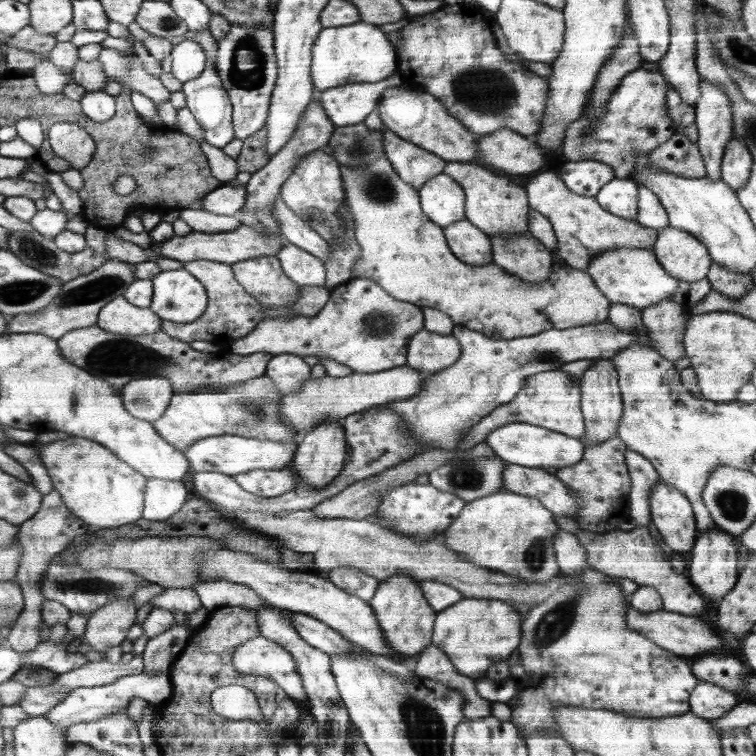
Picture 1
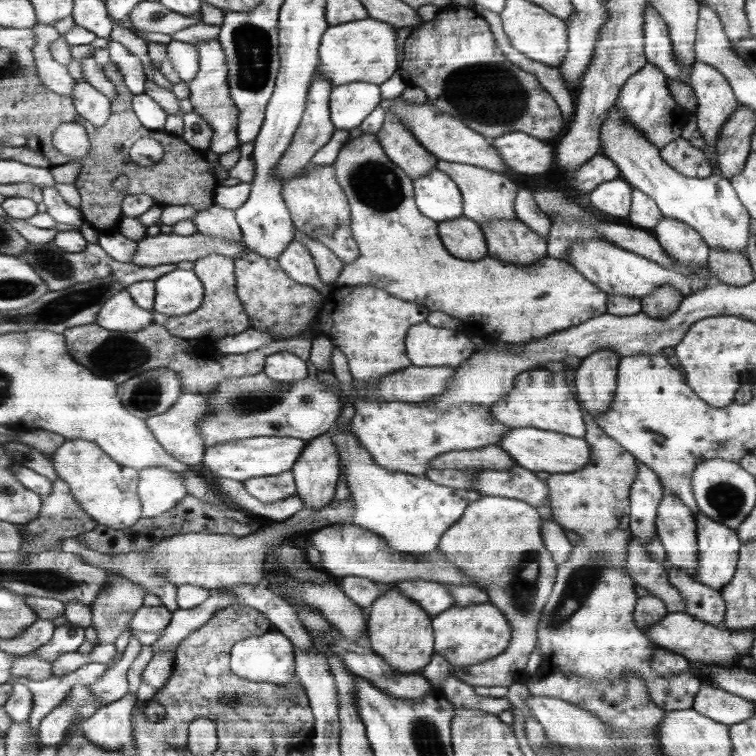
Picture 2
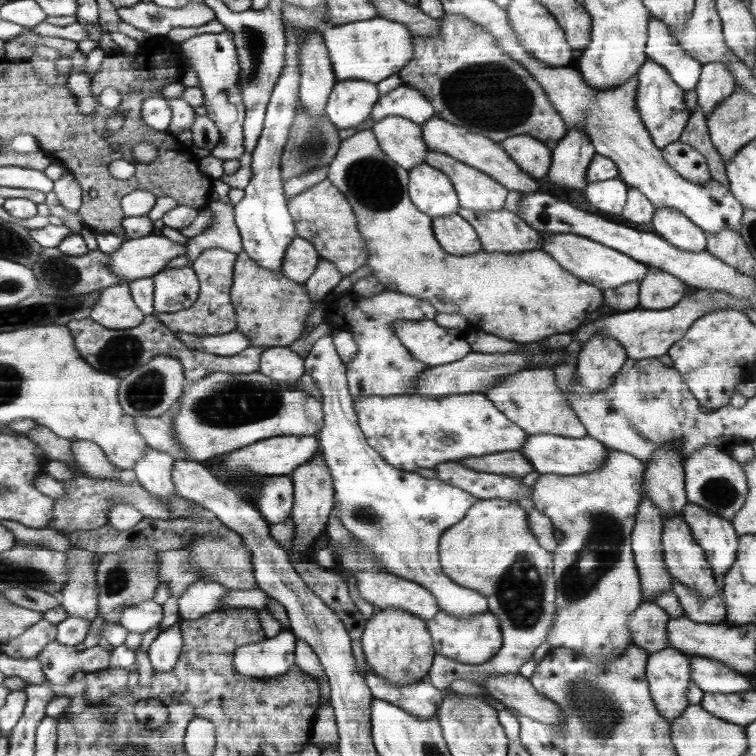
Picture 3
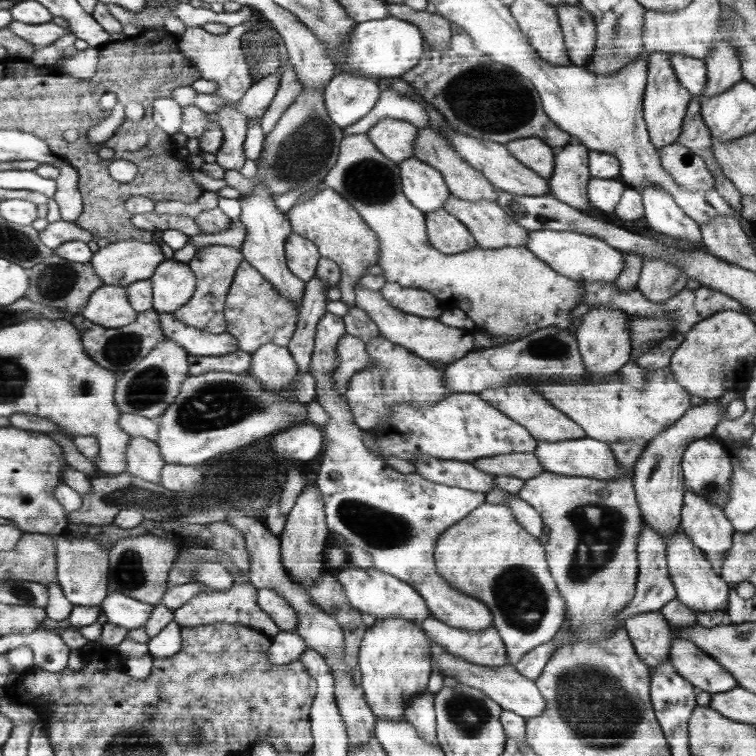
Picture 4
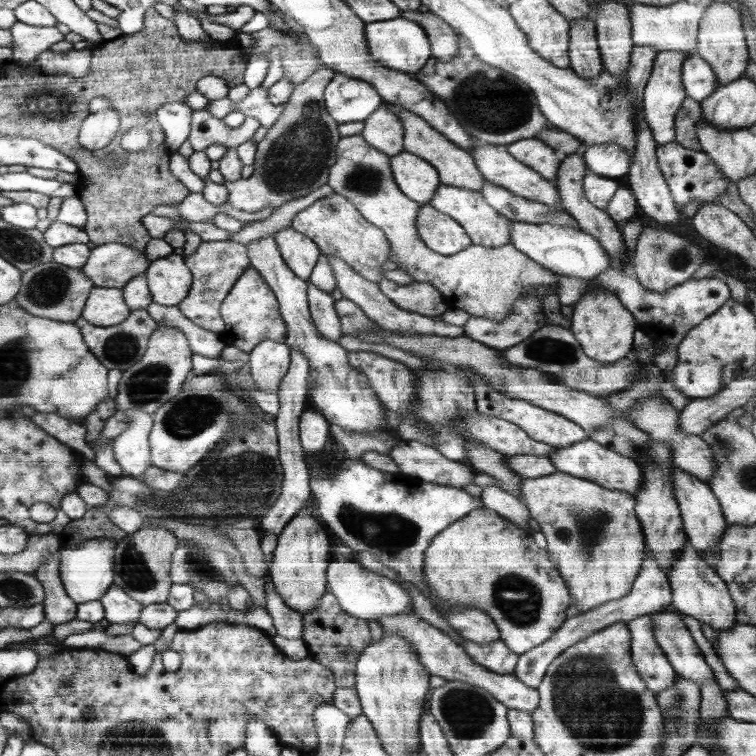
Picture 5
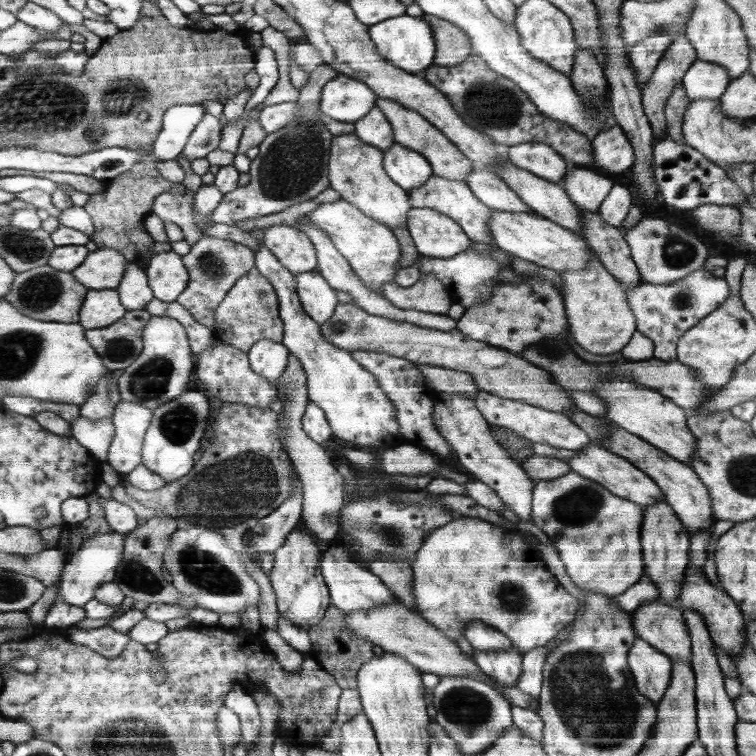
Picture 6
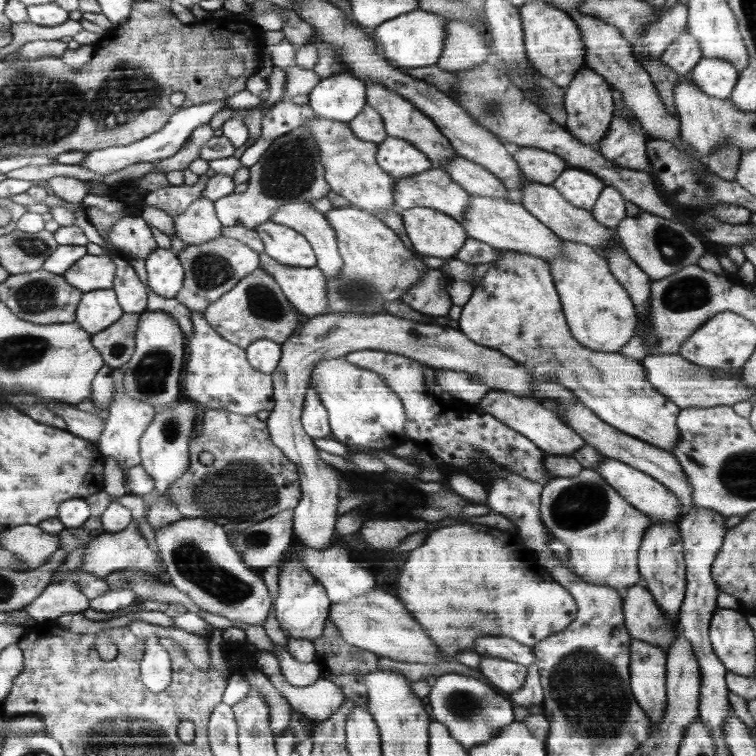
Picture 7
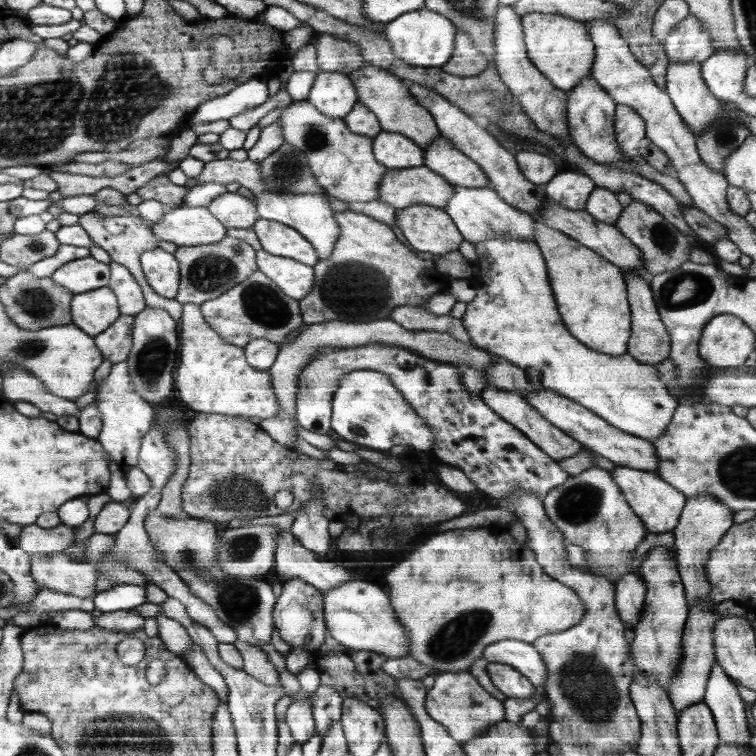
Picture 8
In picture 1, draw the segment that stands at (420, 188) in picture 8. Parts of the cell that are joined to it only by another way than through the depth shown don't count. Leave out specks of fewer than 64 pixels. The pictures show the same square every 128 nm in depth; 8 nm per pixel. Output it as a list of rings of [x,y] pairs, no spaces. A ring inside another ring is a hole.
[[[532,233],[526,236],[493,236],[493,263],[530,283],[551,280],[553,253]]]

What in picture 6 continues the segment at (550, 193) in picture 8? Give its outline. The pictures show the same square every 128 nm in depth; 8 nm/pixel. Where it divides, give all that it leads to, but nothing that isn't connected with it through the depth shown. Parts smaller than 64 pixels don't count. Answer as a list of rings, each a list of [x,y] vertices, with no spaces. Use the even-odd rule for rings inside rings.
[[[579,167],[568,171],[561,182],[573,203],[581,209],[598,212],[601,204],[609,196],[615,178],[589,167]]]

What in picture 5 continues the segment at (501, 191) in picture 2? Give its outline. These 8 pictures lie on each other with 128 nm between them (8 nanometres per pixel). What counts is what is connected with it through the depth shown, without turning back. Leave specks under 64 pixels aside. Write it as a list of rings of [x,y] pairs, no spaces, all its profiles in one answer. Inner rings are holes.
[[[398,109],[393,112],[400,117],[406,128],[404,147],[405,150],[414,153],[429,161],[434,168],[440,173],[441,184],[455,186],[466,190],[480,191],[485,186],[486,180],[471,152],[466,151],[461,146],[454,144],[445,134],[438,132],[433,125],[417,113],[409,110]]]

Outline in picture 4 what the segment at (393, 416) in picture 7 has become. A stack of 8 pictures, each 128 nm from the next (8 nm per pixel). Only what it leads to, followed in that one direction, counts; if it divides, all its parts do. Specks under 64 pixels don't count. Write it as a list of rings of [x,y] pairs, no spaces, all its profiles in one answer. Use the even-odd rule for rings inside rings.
[[[259,183],[258,187],[251,192],[250,196],[246,196],[239,200],[241,208],[240,220],[245,224],[246,237],[241,247],[246,262],[256,268],[262,276],[268,278],[272,284],[281,292],[282,297],[290,298],[290,301],[298,302],[298,310],[300,314],[300,305],[305,297],[305,287],[308,285],[302,281],[300,277],[294,276],[288,268],[288,258],[285,257],[285,246],[290,236],[293,235],[293,228],[290,224],[286,213],[282,213],[276,209],[274,205],[273,193],[265,184]]]

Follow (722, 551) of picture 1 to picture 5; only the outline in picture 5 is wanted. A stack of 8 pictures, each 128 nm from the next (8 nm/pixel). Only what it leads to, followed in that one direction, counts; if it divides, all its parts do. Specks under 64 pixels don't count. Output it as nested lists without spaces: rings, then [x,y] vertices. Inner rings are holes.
[[[677,466],[674,468],[672,477],[674,489],[676,489],[676,497],[681,508],[681,518],[684,522],[685,532],[688,534],[688,542],[700,551],[710,547],[717,549],[726,530],[728,530],[728,524],[716,494],[708,484],[698,480],[697,477],[692,476],[689,472],[677,468]]]

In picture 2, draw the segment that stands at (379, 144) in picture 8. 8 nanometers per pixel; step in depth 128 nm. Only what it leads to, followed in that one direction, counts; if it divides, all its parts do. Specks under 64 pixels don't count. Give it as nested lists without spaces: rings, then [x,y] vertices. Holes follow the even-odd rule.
[[[440,168],[413,180],[417,207],[439,223],[457,219],[464,214],[460,186]]]

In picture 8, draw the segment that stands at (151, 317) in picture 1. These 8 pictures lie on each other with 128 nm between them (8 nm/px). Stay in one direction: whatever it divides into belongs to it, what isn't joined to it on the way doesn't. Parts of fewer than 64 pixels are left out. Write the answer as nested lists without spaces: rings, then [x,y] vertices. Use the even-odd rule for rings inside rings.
[[[97,288],[76,296],[73,304],[73,322],[97,337],[121,318],[117,296],[111,288]]]

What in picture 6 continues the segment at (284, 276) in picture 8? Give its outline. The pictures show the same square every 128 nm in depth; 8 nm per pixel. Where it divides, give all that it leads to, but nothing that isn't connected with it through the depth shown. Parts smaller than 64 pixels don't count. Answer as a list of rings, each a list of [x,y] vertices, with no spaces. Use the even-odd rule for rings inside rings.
[[[314,271],[297,276],[297,293],[305,312],[319,325],[336,314],[338,298],[335,289],[320,274]]]

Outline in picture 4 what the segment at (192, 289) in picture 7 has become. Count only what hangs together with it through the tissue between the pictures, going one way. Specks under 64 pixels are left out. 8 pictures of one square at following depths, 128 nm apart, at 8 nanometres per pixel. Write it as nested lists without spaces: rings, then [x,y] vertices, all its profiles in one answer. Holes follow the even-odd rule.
[[[210,246],[197,250],[194,259],[187,263],[197,278],[197,290],[194,292],[193,299],[185,307],[173,313],[173,317],[187,324],[189,327],[199,328],[211,333],[223,333],[227,331],[226,317],[226,296],[230,285],[232,285],[236,270],[242,261],[244,254],[238,248],[226,246]]]

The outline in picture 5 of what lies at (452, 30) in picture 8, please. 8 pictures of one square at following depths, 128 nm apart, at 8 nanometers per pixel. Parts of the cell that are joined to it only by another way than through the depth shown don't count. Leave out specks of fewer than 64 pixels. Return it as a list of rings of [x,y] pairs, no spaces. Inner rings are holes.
[[[398,16],[390,20],[365,23],[364,40],[368,45],[372,58],[386,68],[414,74],[421,70],[432,58],[432,42],[422,25]]]

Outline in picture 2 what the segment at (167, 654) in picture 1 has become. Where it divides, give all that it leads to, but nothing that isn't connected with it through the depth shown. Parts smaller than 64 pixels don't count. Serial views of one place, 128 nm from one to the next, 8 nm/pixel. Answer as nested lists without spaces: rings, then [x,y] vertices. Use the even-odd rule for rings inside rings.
[[[214,593],[196,608],[184,610],[178,607],[178,610],[172,612],[172,620],[161,636],[151,644],[153,656],[160,651],[175,652],[178,644],[186,639],[190,632],[206,624],[215,611],[224,610],[236,603],[237,600],[228,593]]]

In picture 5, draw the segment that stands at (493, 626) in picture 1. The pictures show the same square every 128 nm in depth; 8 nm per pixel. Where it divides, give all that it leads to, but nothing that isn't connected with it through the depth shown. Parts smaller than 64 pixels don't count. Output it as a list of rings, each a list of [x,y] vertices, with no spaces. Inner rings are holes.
[[[464,638],[462,646],[478,664],[492,672],[513,674],[517,668],[519,654],[510,649],[501,639],[478,644],[477,641]]]

